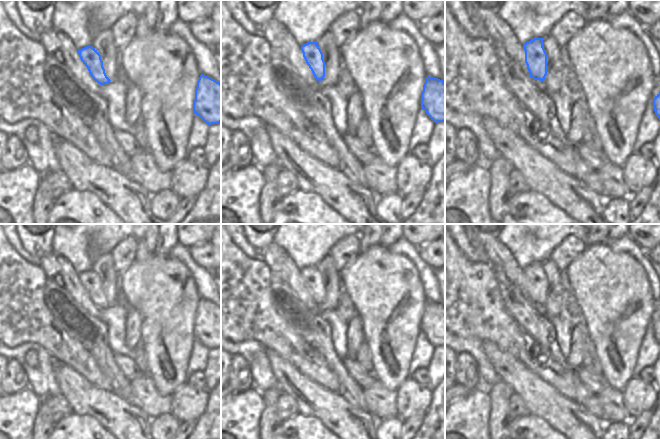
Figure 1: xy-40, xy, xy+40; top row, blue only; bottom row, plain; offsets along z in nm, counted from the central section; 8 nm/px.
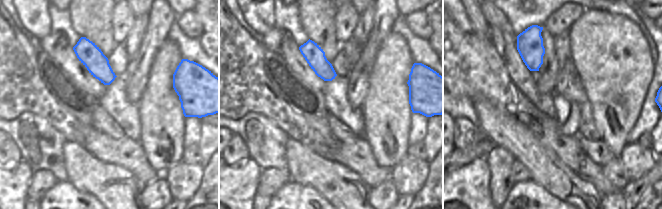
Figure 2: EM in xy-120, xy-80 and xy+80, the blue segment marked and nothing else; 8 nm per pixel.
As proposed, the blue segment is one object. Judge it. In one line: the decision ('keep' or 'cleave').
keep

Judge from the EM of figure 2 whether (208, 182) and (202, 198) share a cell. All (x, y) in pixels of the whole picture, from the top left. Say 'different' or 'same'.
same

